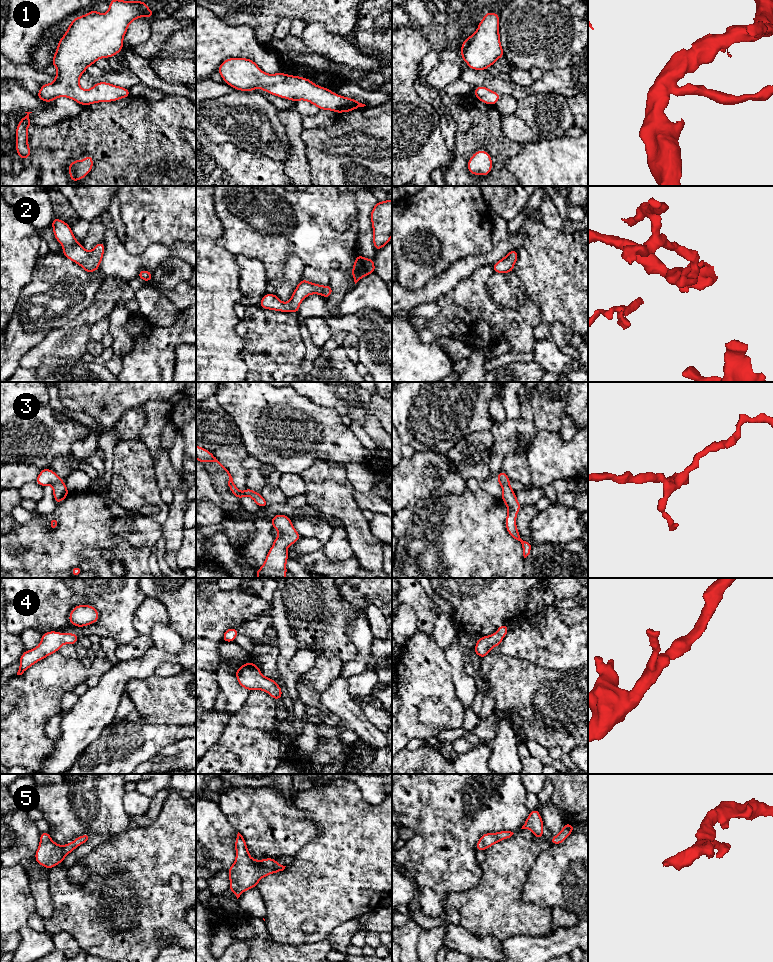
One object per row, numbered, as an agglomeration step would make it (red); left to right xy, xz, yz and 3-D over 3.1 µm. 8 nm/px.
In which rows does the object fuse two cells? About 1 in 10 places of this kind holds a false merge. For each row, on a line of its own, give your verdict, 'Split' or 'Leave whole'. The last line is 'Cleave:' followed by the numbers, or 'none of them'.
1: Leave whole
2: Leave whole
3: Leave whole
4: Leave whole
5: Leave whole
Cleave: none of them

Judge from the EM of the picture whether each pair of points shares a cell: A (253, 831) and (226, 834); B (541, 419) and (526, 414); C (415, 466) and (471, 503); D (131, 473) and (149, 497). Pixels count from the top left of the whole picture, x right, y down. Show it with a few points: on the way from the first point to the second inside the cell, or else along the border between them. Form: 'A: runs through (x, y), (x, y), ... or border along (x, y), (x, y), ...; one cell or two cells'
A: border along (223, 813), (237, 832); two cells
B: border along (528, 402), (531, 408), (532, 420); two cells
C: border along (466, 487), (460, 494), (434, 497); two cells
D: runs through (133, 479), (143, 491); one cell

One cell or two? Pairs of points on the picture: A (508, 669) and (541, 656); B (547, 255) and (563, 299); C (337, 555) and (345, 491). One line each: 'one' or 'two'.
A: two
B: one
C: two

